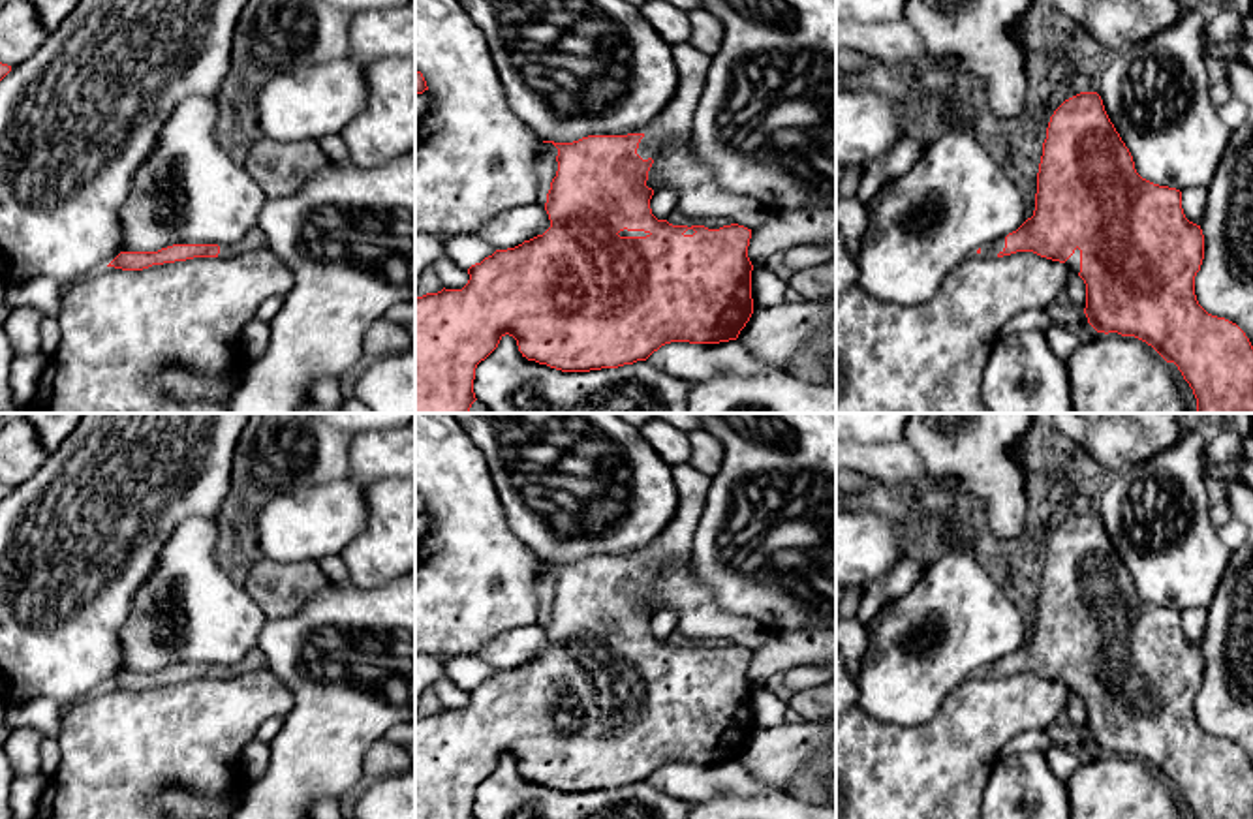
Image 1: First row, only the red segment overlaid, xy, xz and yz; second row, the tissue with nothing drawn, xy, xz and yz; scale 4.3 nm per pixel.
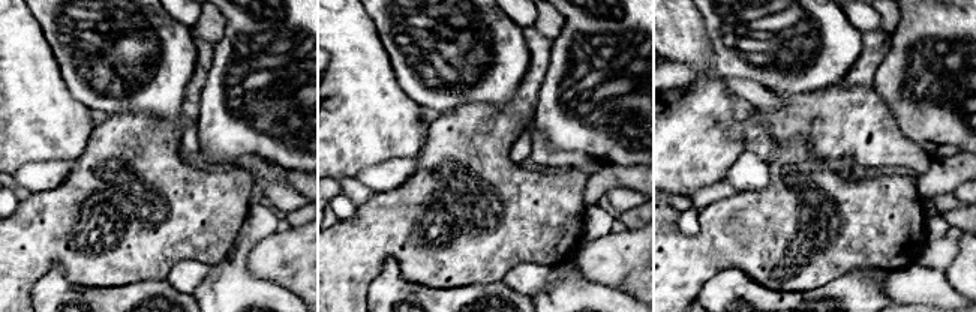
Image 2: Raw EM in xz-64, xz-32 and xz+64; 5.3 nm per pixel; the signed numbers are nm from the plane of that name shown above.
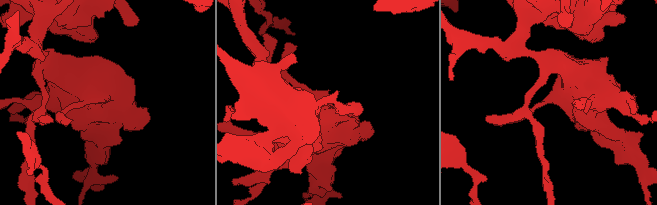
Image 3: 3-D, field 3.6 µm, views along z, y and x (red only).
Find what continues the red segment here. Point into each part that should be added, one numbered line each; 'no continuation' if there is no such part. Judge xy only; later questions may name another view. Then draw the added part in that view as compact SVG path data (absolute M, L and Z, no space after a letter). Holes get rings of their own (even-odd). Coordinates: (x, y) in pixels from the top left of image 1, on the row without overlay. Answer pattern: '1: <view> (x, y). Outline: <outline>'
1: xy (256, 660). Outline: M255 646L235 667L220 667L218 678L229 678L235 674L254 672L261 669L267 669L267 656L259 646Z

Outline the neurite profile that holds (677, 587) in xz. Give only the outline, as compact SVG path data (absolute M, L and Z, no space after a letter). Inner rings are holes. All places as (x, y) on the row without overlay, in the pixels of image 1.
M691 554L661 569L648 592L646 607L654 612L674 610L676 631L689 639L729 639L753 652L770 633L751 618L721 610L710 588L697 579Z

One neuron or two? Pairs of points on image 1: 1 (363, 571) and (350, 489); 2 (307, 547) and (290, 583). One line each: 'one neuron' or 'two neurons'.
1: two neurons
2: two neurons

